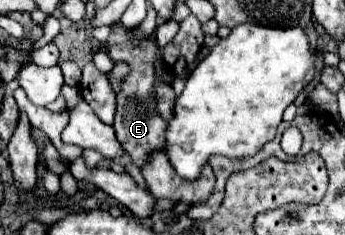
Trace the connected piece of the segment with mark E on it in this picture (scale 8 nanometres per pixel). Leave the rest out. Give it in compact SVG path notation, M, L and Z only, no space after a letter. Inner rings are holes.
M120 23L112 25L112 33L108 41L104 43L108 57L112 63L126 63L130 67L130 73L122 79L120 91L116 93L116 119L114 129L118 141L124 145L126 153L132 157L132 161L142 167L152 151L164 149L164 133L168 123L160 117L156 109L156 95L154 95L154 83L156 83L156 61L158 61L158 45L154 35L138 37L134 35L134 29L128 29Z

